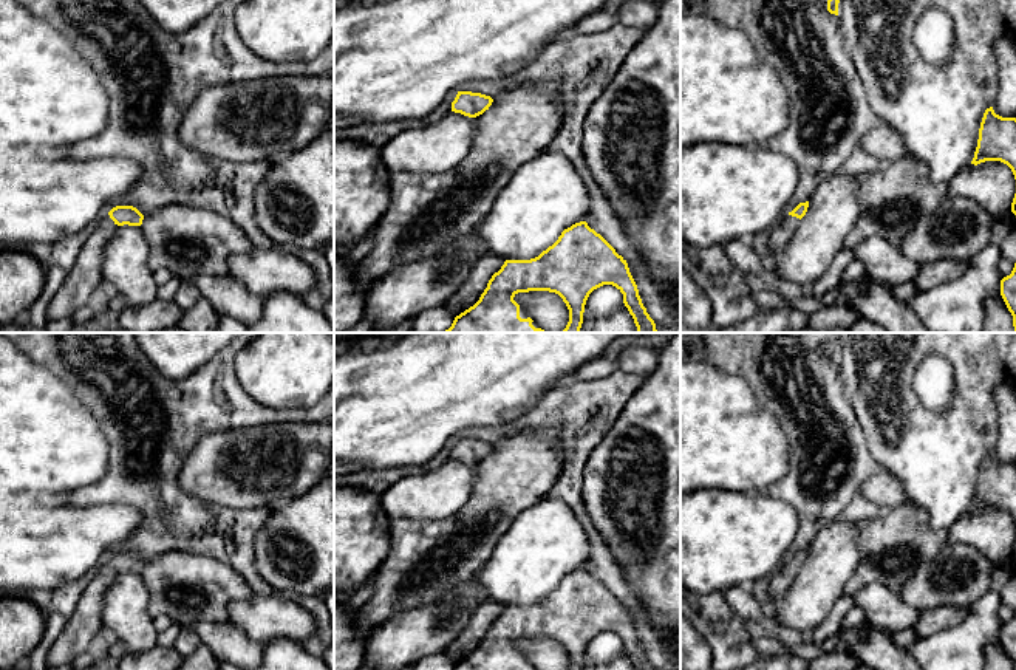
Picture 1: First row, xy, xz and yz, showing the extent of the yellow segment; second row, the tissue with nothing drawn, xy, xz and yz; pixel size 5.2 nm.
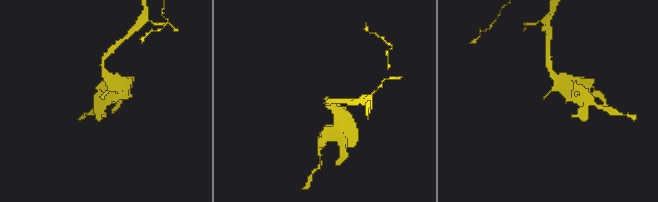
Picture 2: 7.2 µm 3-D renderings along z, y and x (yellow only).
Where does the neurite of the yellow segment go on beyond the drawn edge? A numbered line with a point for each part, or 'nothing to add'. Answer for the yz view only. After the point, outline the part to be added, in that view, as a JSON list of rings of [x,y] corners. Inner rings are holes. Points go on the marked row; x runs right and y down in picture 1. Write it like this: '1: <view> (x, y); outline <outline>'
1: yz (783, 231); outline [[[786,214],[770,229],[767,249],[769,249],[769,258],[770,258],[772,265],[773,265],[775,252],[782,249],[790,241],[790,238],[793,237],[800,221],[801,221],[800,218]]]

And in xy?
1: xy (84, 277); outline [[[108,214],[99,218],[74,266],[66,272],[62,286],[46,308],[49,320],[70,319],[79,308],[88,305],[90,296],[102,282],[104,249],[116,229],[118,224]]]

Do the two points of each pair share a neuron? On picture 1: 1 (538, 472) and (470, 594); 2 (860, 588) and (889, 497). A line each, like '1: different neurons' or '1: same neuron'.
1: same neuron
2: different neurons

